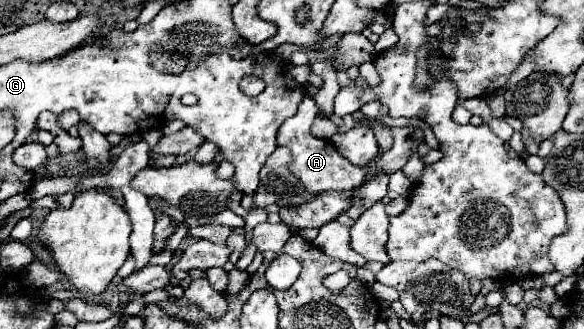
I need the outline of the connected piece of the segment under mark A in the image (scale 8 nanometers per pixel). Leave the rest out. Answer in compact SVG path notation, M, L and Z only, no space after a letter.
M288 118L278 130L278 144L290 148L292 152L290 170L294 172L294 176L302 180L308 192L320 194L326 190L352 190L358 188L360 182L364 180L364 166L354 166L350 160L342 158L330 142L312 136L310 124L302 124L300 120Z

